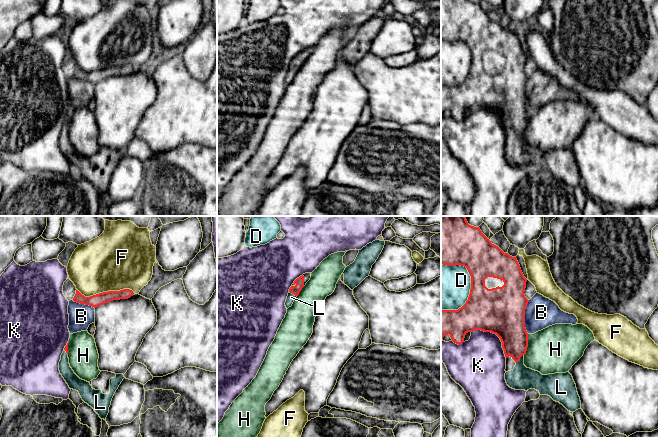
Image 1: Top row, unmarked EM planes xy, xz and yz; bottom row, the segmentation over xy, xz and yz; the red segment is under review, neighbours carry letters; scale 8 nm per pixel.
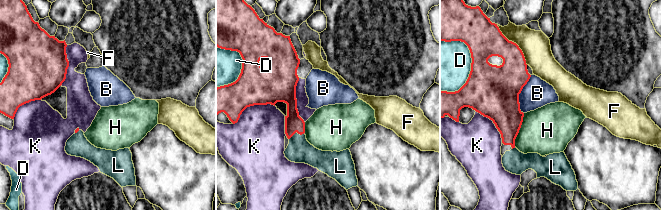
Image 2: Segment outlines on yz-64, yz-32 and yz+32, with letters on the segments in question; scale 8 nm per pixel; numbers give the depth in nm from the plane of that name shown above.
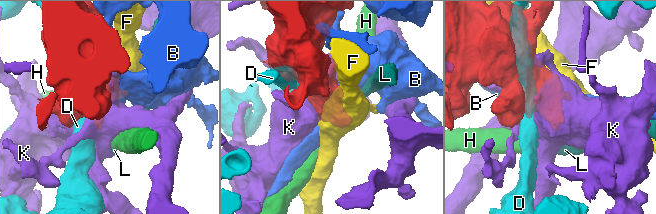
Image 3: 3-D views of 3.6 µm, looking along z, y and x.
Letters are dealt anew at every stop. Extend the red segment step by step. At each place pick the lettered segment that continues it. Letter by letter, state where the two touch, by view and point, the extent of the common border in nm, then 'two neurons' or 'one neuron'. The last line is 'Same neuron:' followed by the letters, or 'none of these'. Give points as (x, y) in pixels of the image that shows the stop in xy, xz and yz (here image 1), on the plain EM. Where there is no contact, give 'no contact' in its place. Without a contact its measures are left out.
B: yz (524, 93) | 280 nm | two neurons
D: yz (469, 72) | 400 nm | two neurons
F: xy (105, 68) | 460 nm | two neurons
H: yz (527, 121) | 180 nm | two neurons
K: yz (495, 109) | 360 nm | two neurons
L: yz (519, 134) | 90 nm | one neuron
Same neuron: L

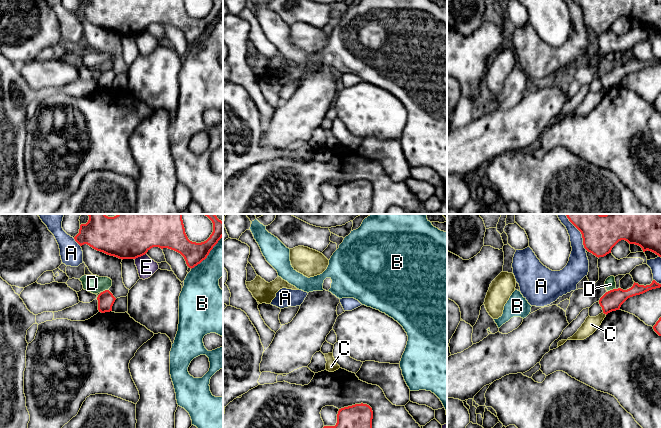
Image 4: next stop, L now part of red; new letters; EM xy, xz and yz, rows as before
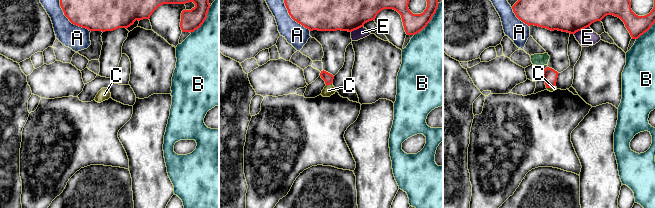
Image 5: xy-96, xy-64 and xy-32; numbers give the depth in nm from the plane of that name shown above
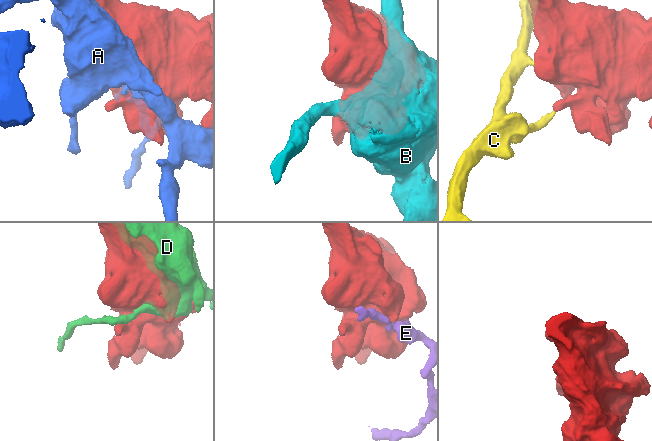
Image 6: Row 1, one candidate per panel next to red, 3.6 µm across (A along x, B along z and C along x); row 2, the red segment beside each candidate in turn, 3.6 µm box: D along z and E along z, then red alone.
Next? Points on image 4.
A: yz (582, 13) | 240 nm | two neurons
B: xy (208, 30) | 380 nm | two neurons
C: yz (605, 89) | 40 nm | two neurons
D: xy (105, 66) | 60 nm | two neurons
E: xy (139, 32) | 110 nm | two neurons
Same neuron: none of these

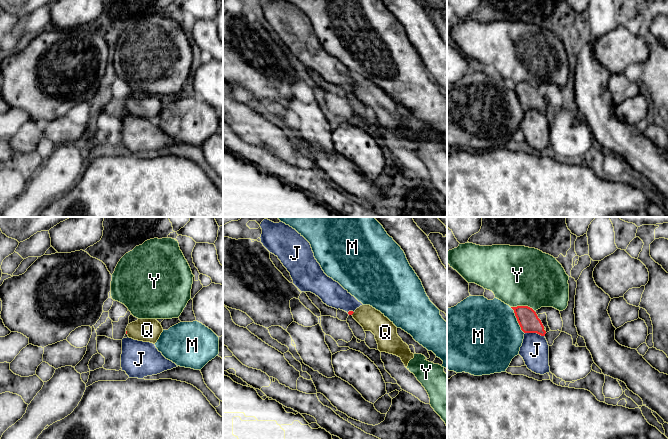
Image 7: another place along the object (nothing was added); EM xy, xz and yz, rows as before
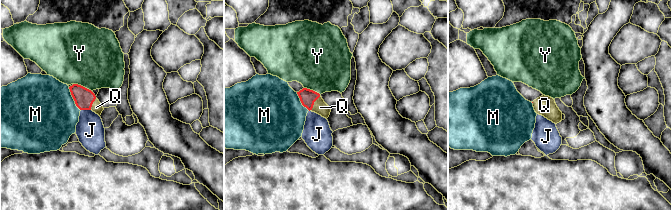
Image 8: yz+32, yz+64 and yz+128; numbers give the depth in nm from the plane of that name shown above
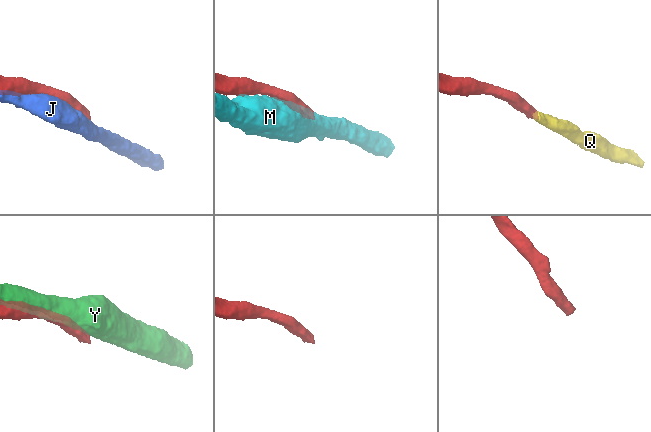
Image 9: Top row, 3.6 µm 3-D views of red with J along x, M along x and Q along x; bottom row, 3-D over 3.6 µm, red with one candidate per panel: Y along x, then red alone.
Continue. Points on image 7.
J: yz (535, 108) | 160 nm | two neurons
M: yz (517, 96) | 240 nm | two neurons
Q: yz (543, 105) | 40 nm | one neuron
Y: yz (523, 82) | 200 nm | two neurons
Same neuron: Q

